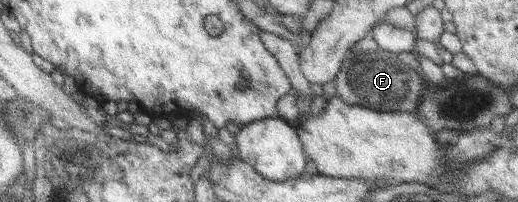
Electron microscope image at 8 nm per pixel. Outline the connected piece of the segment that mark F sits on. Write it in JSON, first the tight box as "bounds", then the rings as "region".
{"bounds":[334,47,424,112],"region":[[[377,47],[374,52],[344,57],[334,77],[334,97],[356,107],[369,108],[374,112],[411,112],[416,108],[418,97],[424,92],[422,79],[408,65],[400,62],[398,55]]]}

